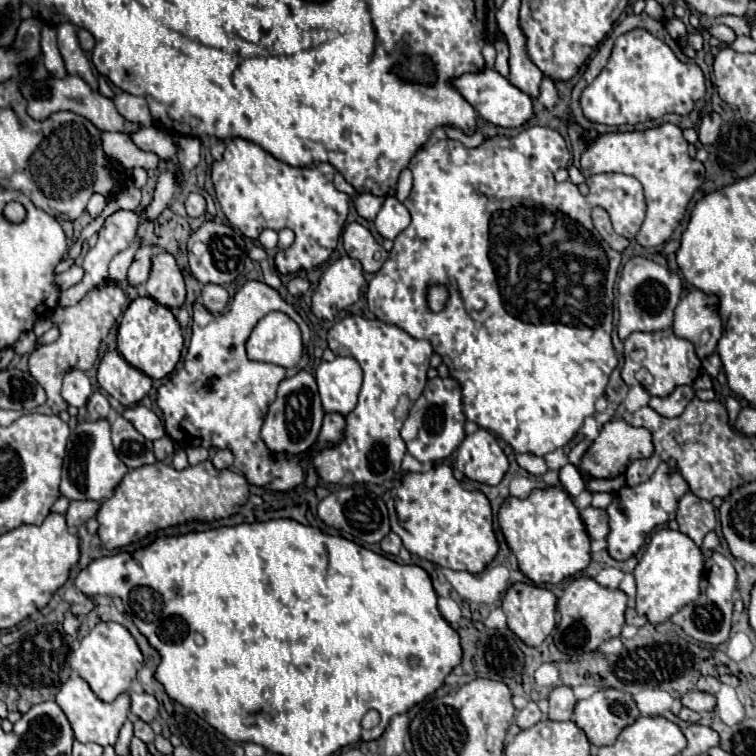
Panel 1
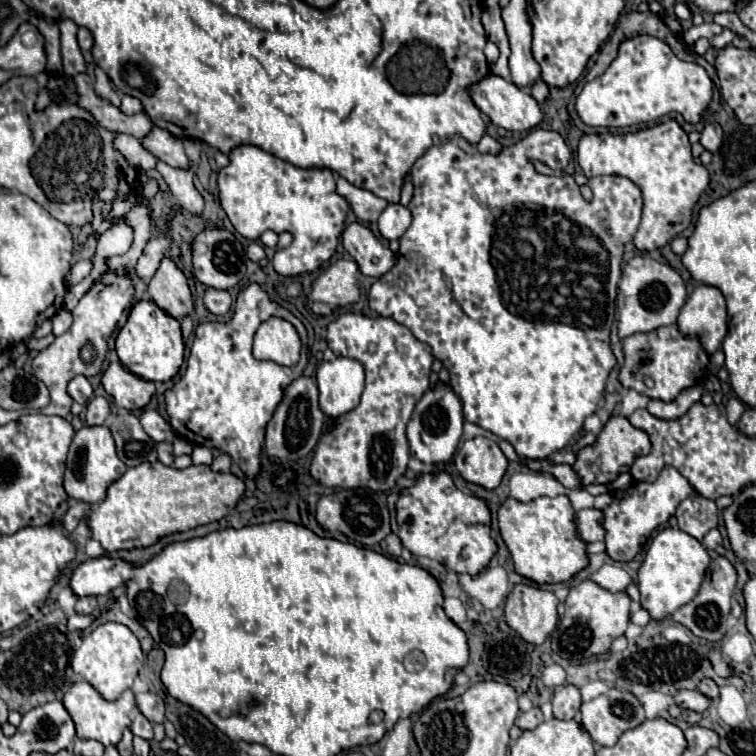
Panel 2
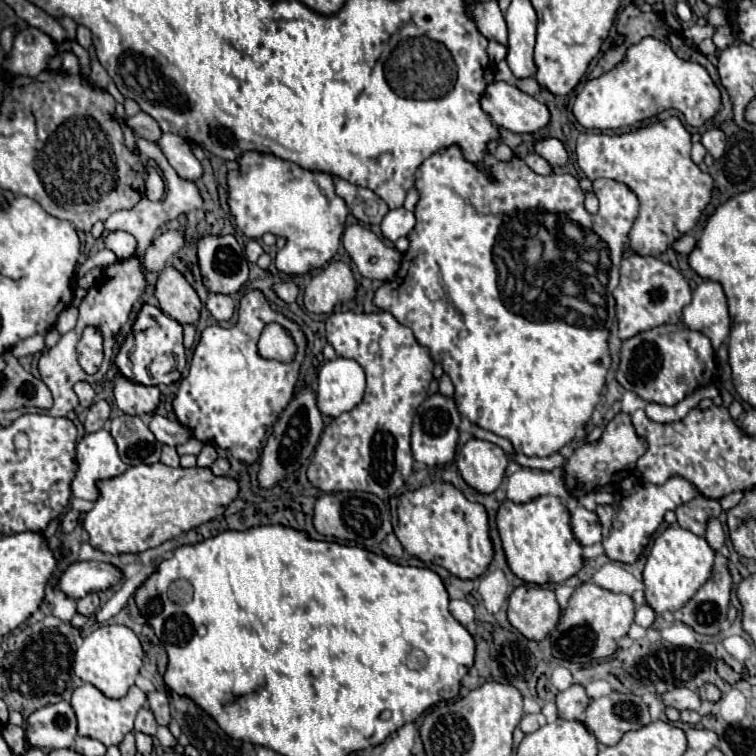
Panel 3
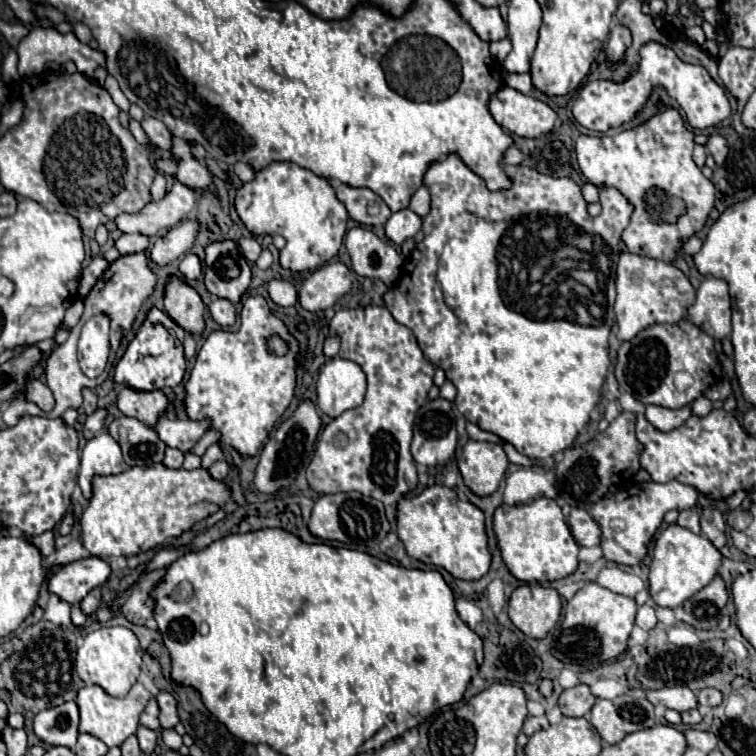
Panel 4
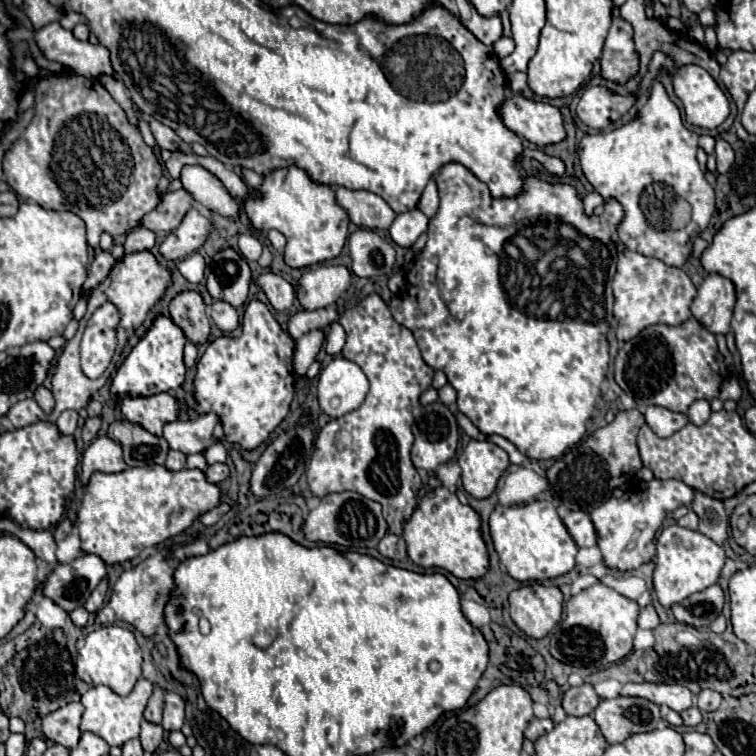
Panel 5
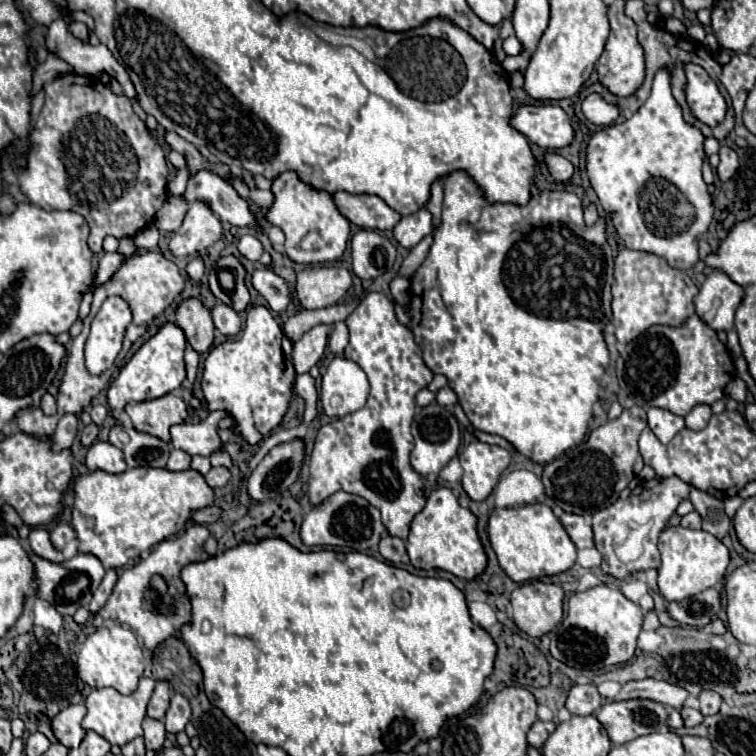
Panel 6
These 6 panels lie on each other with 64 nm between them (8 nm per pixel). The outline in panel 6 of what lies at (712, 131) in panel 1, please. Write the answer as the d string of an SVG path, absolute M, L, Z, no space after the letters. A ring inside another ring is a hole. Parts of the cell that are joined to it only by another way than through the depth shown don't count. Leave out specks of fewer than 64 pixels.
M722 146L718 154L720 154L718 178L720 178L720 182L724 182L724 180L730 180L736 174L736 168L740 166L740 162L738 162L738 156L736 156L736 152L732 148Z

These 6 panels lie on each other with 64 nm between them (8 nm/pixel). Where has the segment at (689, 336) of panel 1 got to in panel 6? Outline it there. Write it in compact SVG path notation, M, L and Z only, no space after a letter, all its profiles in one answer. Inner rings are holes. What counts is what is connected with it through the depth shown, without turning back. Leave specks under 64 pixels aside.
M714 270L704 280L704 290L700 286L700 294L694 298L696 314L714 330L732 330L734 328L734 312L740 306L740 300L744 300L744 288L740 288L736 282L730 280L726 272Z

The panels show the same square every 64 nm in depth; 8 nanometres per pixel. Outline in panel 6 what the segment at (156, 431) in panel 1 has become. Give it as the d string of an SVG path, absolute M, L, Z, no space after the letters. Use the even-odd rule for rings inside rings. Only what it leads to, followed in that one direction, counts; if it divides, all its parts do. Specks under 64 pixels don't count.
M224 410L210 412L208 418L204 418L198 424L178 424L170 428L172 434L172 446L188 452L190 456L212 456L214 452L222 450L222 440L218 436L218 420L226 418L228 414Z

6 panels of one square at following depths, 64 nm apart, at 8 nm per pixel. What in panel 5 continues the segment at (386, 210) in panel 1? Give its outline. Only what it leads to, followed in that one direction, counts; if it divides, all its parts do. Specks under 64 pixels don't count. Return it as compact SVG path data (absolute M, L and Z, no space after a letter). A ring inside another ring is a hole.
M410 210L410 212L398 214L390 226L390 236L398 246L410 248L410 246L414 246L418 236L428 230L428 222L430 222L430 218L426 214L422 214L420 210Z

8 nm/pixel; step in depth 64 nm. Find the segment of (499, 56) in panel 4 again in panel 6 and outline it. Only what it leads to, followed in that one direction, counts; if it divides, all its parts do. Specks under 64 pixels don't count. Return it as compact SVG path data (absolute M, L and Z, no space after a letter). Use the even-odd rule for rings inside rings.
M512 34L504 40L504 52L508 56L518 56L522 50L524 50L524 46L520 44L520 40L516 40L516 34Z

